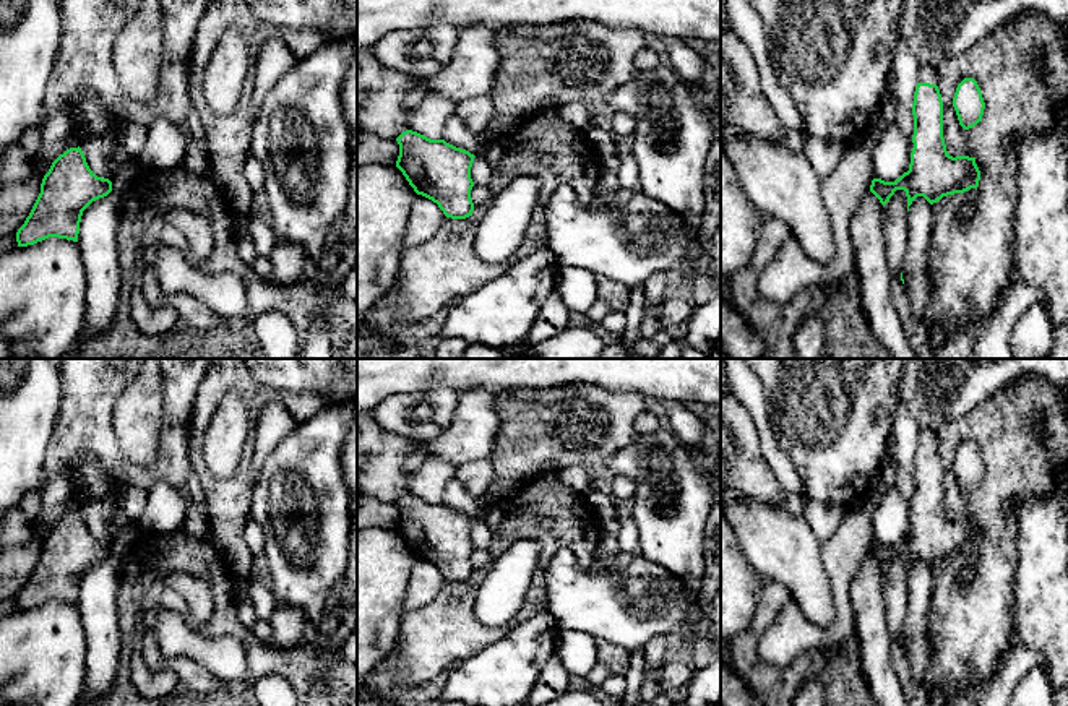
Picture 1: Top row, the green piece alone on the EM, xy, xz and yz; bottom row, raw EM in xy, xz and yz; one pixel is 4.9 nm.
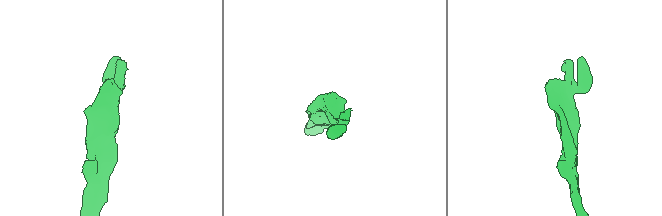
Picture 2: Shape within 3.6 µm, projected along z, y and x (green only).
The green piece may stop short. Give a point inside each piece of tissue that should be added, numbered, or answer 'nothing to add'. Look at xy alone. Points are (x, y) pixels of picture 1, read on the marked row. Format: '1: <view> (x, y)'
nothing to add

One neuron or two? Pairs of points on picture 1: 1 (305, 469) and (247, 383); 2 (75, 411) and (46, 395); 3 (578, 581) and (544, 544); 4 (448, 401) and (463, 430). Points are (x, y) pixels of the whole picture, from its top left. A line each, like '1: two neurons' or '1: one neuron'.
1: two neurons
2: two neurons
3: two neurons
4: two neurons

